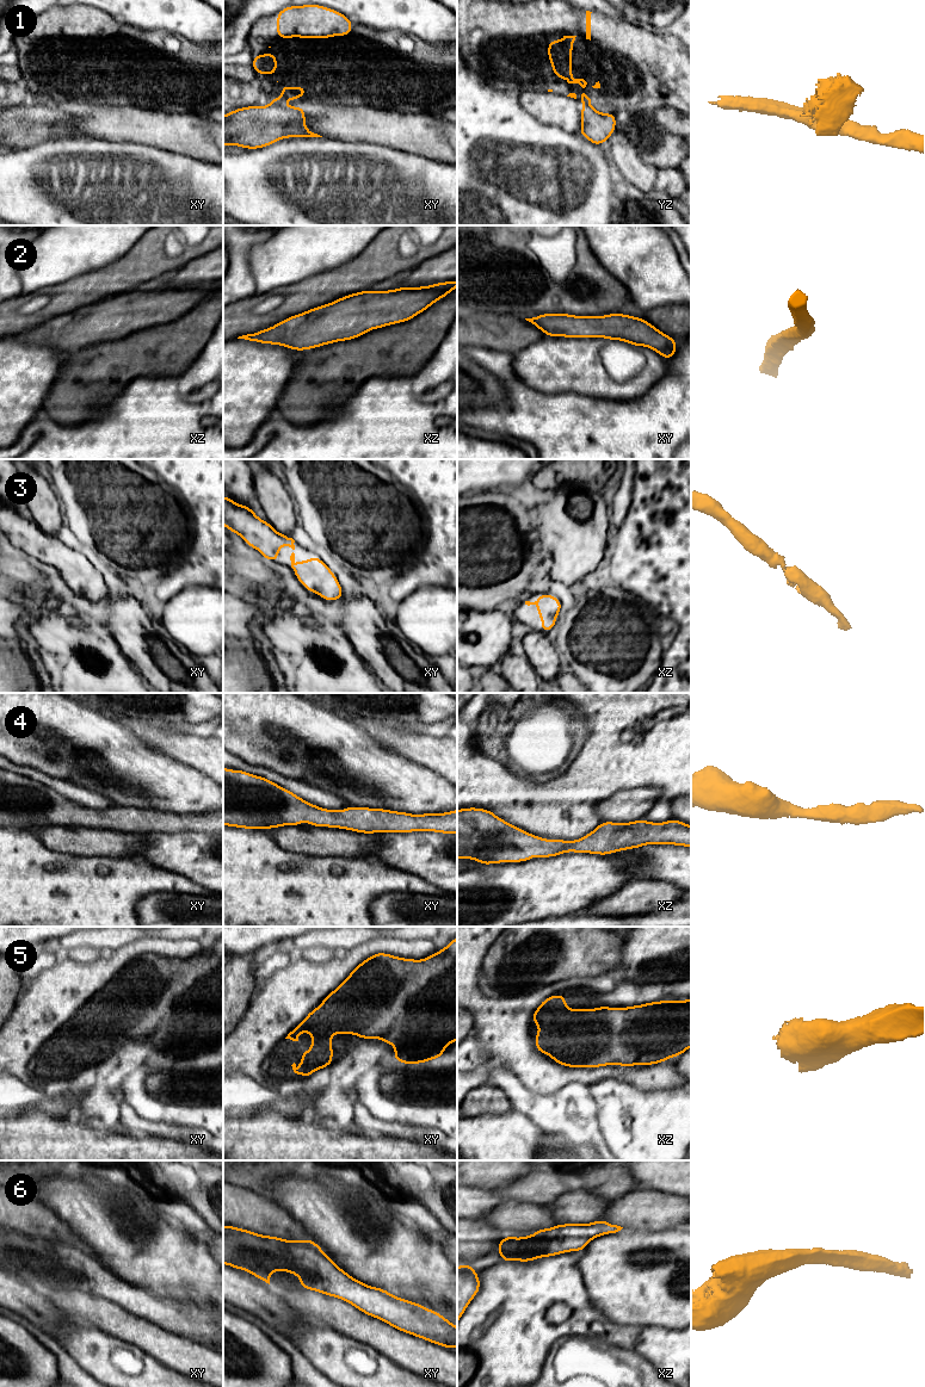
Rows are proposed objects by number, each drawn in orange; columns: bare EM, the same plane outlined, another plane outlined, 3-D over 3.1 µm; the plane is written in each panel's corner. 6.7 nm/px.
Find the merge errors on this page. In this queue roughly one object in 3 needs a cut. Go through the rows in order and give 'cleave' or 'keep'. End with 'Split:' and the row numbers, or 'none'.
1: cleave
2: keep
3: keep
4: keep
5: keep
6: keep
Split: 1

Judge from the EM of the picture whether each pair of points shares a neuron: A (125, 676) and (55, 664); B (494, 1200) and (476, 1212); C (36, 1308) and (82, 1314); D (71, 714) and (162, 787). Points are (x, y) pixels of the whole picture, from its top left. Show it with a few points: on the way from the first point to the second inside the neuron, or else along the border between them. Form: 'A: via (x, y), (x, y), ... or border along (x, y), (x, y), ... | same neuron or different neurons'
A: via (108, 679), (78, 679), (73, 674) | same neuron
B: via (489, 1200), (481, 1207) | same neuron
C: border along (43, 1290), (66, 1317) | different neurons
D: via (93, 737), (129, 773), (140, 775) | same neuron

